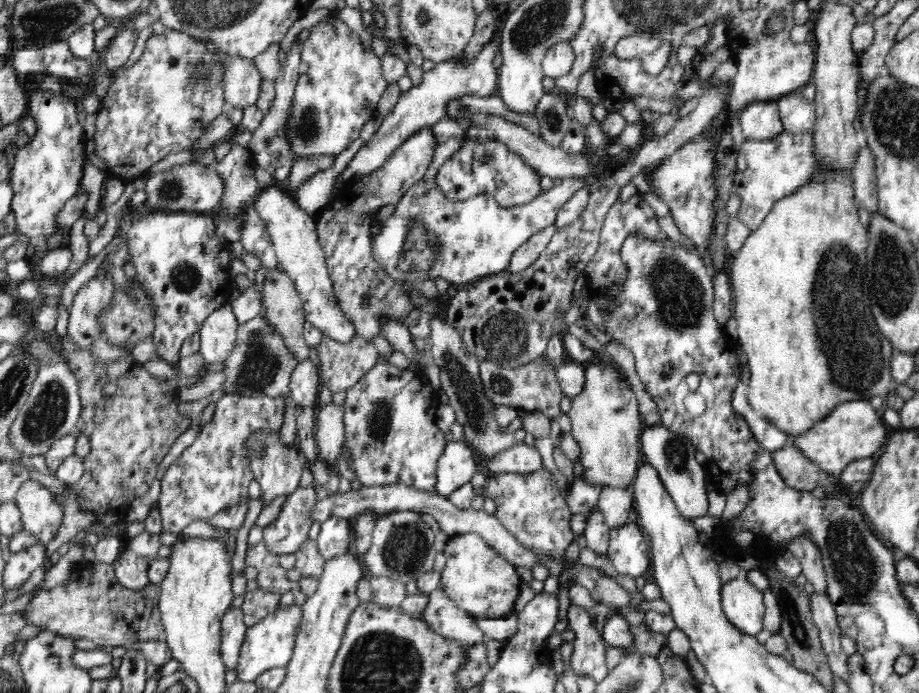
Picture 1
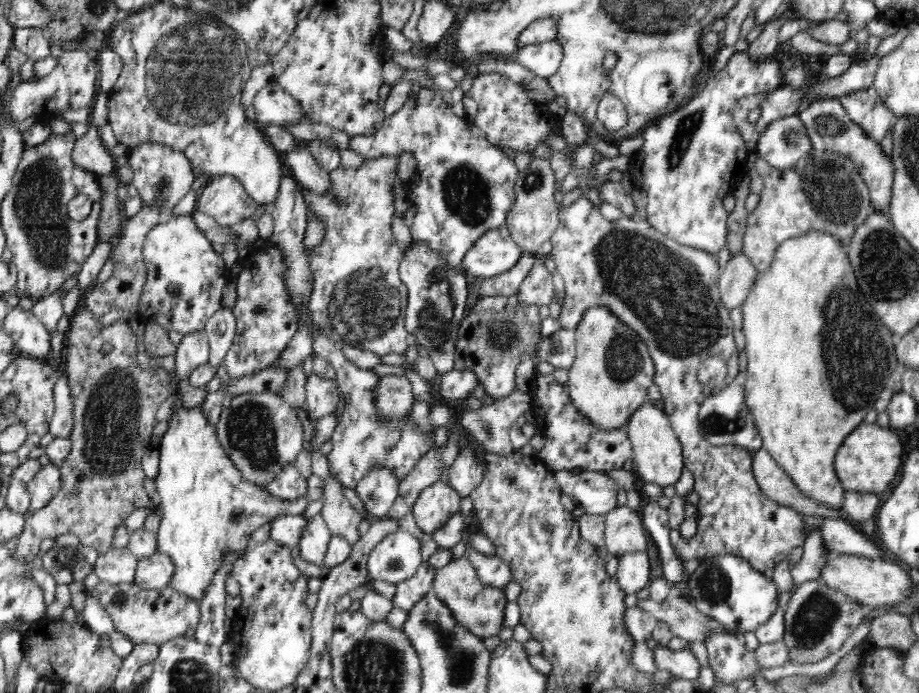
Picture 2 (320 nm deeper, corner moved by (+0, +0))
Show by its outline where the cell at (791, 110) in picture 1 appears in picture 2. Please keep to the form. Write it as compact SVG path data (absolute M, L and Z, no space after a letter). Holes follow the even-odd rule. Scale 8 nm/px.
M825 97L811 101L797 112L798 118L802 120L805 132L810 137L813 151L838 152L841 156L849 157L858 166L858 173L865 180L870 193L870 202L877 212L886 213L890 204L891 189L894 180L894 164L891 155L882 151L882 145L870 139L862 127L854 123L848 116L846 109L841 105L838 97Z

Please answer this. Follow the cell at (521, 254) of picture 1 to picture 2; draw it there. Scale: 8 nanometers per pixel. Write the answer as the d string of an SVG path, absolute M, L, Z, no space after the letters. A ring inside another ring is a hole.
M524 253L520 260L510 270L493 276L489 279L484 279L478 287L478 292L475 297L480 296L515 296L522 281L526 278L528 272L532 268L535 260L535 255L532 253Z

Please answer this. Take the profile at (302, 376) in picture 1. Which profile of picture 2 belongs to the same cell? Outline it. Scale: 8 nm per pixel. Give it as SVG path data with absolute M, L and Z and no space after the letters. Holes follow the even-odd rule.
M313 374L308 376L305 409L310 420L318 420L324 416L334 415L339 398L339 387L334 381Z

